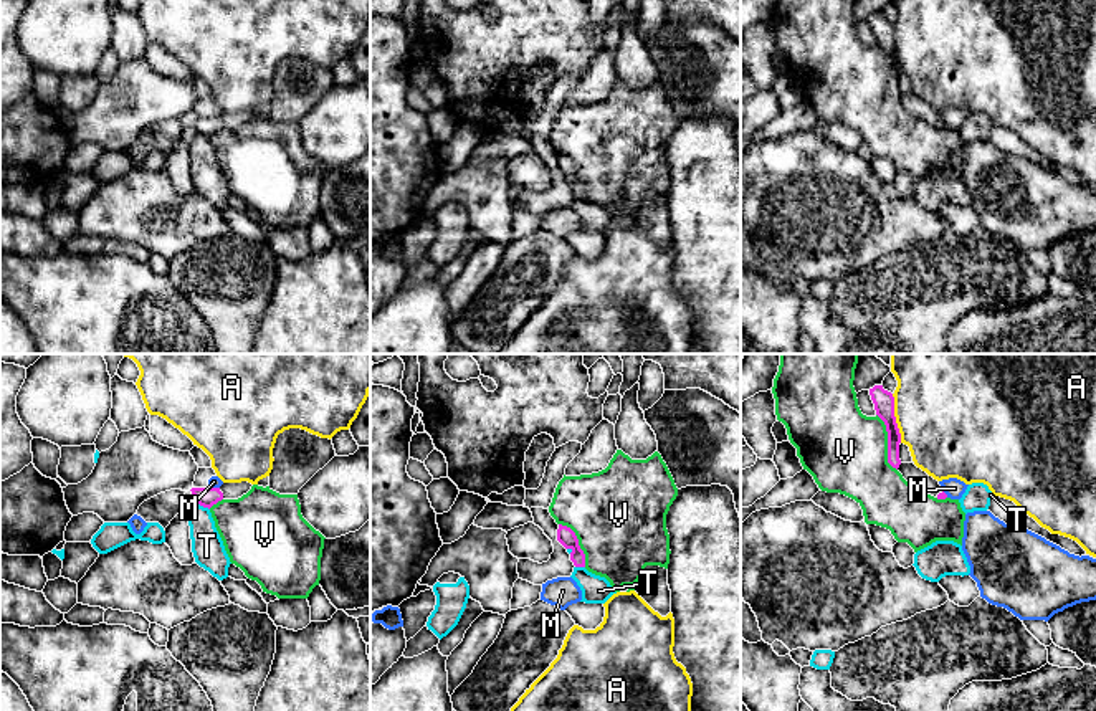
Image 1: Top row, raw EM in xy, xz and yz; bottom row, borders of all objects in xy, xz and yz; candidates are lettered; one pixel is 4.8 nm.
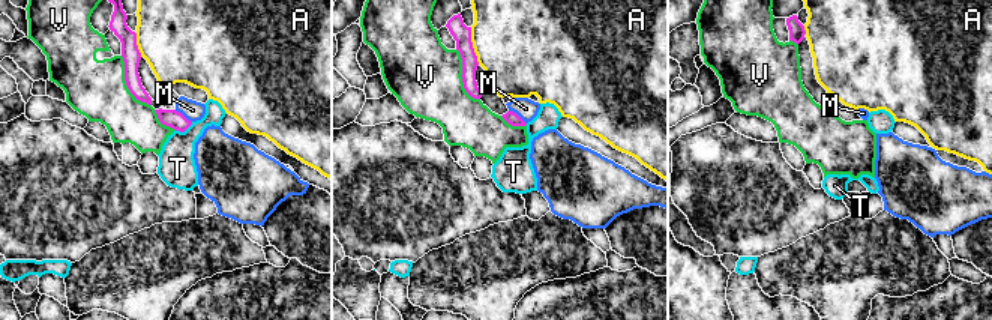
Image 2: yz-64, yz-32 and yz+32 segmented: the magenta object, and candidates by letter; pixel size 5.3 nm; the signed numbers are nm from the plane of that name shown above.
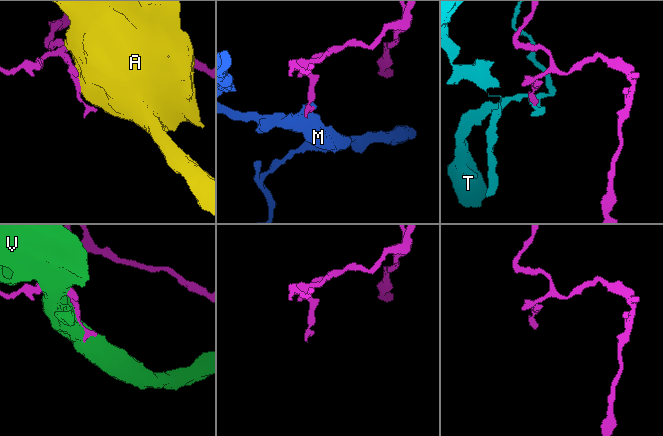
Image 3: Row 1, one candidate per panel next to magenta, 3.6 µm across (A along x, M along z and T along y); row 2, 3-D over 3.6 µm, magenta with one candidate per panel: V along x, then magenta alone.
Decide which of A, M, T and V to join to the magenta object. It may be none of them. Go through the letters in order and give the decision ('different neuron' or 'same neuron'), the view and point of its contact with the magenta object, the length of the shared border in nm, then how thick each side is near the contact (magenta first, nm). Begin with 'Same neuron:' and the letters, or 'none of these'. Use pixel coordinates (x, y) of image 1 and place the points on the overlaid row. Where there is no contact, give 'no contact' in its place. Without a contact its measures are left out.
Same neuron: none of these
A: different neuron; meets magenta in yz at (895, 419); contact 240 nm long; 100 nm thick on the magenta side, 500 nm on the other
M: different neuron; meets magenta in xy at (214, 488); contact 60 nm long; 100 nm thick on the magenta side, 60 nm on the other
T: different neuron; meets magenta in xy at (204, 506); contact 70 nm long; 100 nm thick on the magenta side, 160 nm on the other
V: different neuron; meets magenta in yz at (888, 442); contact 300 nm long; 100 nm thick on the magenta side, 400 nm on the other

